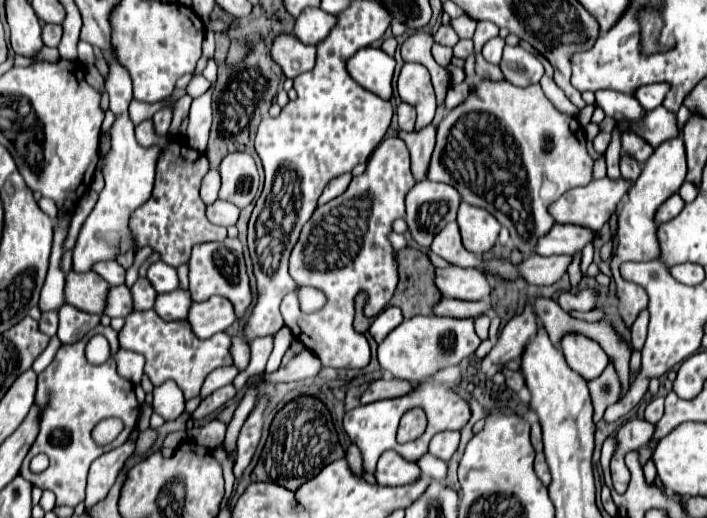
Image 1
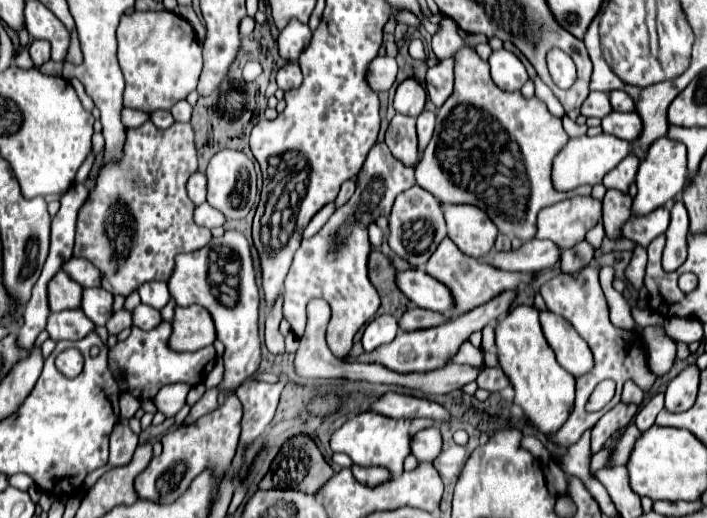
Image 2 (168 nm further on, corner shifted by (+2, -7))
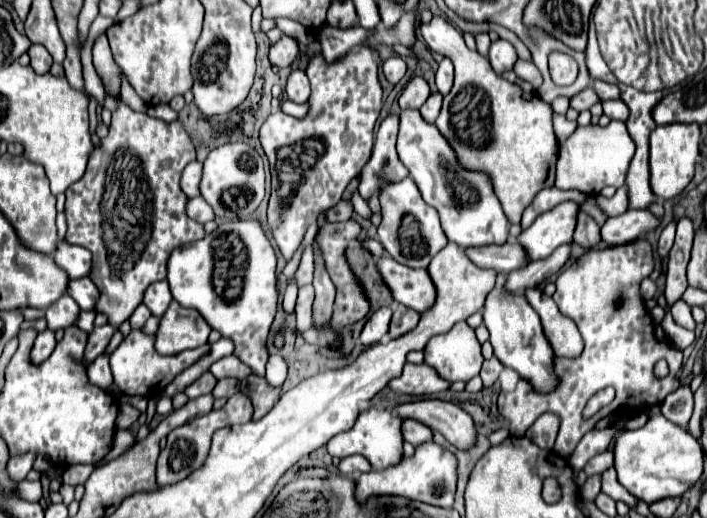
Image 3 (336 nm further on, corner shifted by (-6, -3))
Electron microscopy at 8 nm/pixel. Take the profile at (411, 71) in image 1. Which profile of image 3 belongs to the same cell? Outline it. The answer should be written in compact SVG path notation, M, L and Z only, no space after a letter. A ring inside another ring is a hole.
M413 77L403 89L403 93L399 97L399 105L401 105L401 109L419 109L427 101L429 93L431 91L429 91L427 81L423 77Z

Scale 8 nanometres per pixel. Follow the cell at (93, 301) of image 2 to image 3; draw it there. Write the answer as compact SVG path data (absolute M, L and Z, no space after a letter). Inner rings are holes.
M89 277L69 281L67 293L77 301L77 305L83 311L95 311L95 303L99 299L99 289L97 289L97 285Z

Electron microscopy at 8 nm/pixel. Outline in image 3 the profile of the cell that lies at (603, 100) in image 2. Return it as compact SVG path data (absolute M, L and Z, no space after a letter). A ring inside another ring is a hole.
M587 87L585 91L581 91L579 95L575 95L575 99L571 101L571 107L577 109L577 111L585 111L585 109L591 109L595 103L599 103L599 95L595 93L593 87Z

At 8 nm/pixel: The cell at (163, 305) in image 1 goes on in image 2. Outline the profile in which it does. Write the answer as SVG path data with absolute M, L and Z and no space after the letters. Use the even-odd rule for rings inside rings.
M137 305L135 309L133 309L133 325L135 327L141 327L141 329L153 329L153 327L157 327L159 323L161 323L161 315L159 315L159 311L157 309L153 309L153 307L145 307L145 305Z

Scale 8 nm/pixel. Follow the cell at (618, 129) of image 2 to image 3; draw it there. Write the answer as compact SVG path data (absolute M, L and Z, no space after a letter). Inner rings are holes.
M603 101L603 113L609 119L617 119L617 121L627 121L629 117L629 107L623 101Z

